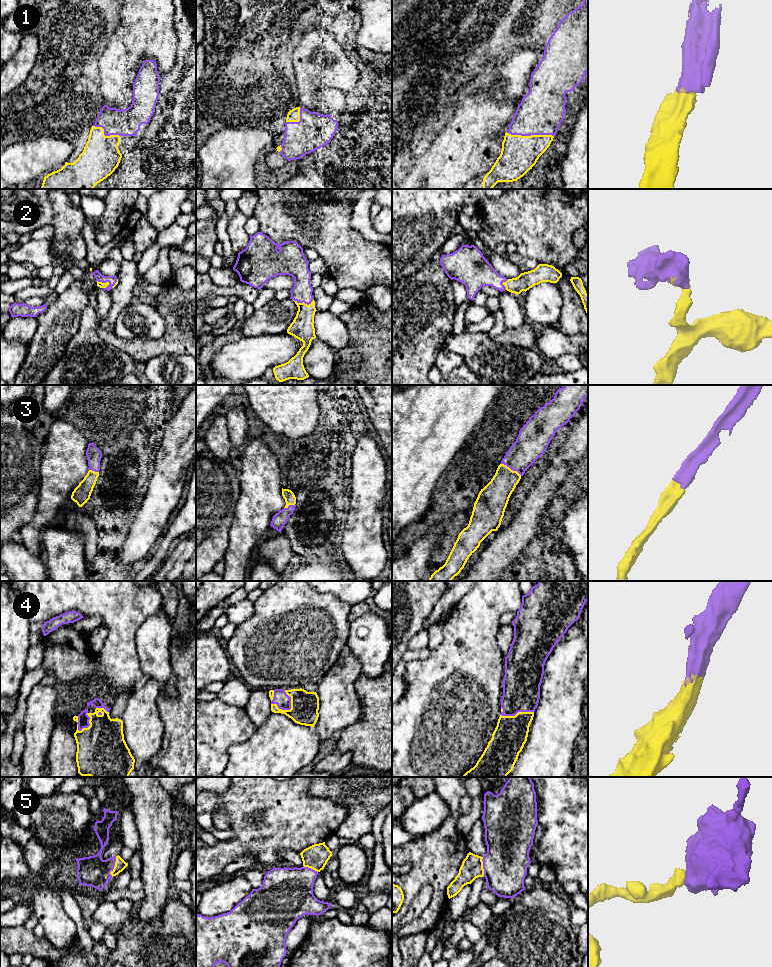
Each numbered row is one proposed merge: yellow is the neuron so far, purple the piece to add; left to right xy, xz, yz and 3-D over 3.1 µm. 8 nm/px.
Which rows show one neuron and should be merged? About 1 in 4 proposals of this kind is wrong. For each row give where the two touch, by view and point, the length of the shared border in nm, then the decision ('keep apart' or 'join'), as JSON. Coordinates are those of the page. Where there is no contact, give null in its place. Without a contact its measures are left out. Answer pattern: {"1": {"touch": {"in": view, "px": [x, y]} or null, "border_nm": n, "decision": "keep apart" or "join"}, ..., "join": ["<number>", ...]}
{"1": {"touch": {"in": "yz", "px": [531, 135]}, "border_nm": 380, "decision": "join"}, "2": {"touch": {"in": "xz", "px": [303, 302]}, "border_nm": 170, "decision": "join"}, "3": {"touch": {"in": "yz", "px": [510, 469]}, "border_nm": 200, "decision": "join"}, "4": {"touch": {"in": "xz", "px": [286, 710]}, "border_nm": 180, "decision": "join"}, "5": {"touch": {"in": "xy", "px": [114, 866]}, "border_nm": 170, "decision": "join"}, "join": ["1", "2", "3", "4", "5"]}

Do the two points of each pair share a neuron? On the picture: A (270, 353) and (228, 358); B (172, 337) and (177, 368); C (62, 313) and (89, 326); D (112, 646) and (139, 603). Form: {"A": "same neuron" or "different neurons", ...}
{"A": "same neuron", "B": "different neurons", "C": "different neurons", "D": "same neuron"}

